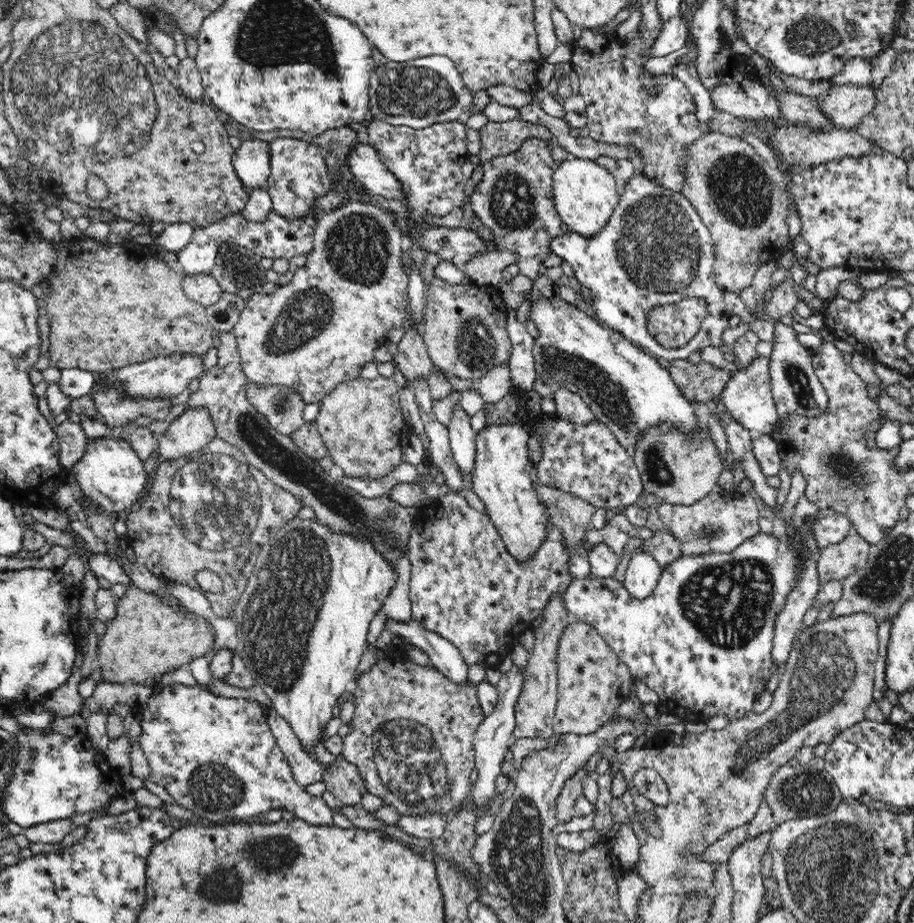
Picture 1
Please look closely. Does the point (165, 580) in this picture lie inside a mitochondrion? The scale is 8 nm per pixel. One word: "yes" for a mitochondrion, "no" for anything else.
no

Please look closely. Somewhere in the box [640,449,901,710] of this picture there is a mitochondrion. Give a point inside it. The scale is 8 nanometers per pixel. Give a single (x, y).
(727, 603)

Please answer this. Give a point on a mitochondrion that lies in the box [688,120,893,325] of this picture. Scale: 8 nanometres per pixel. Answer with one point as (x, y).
(739, 187)

